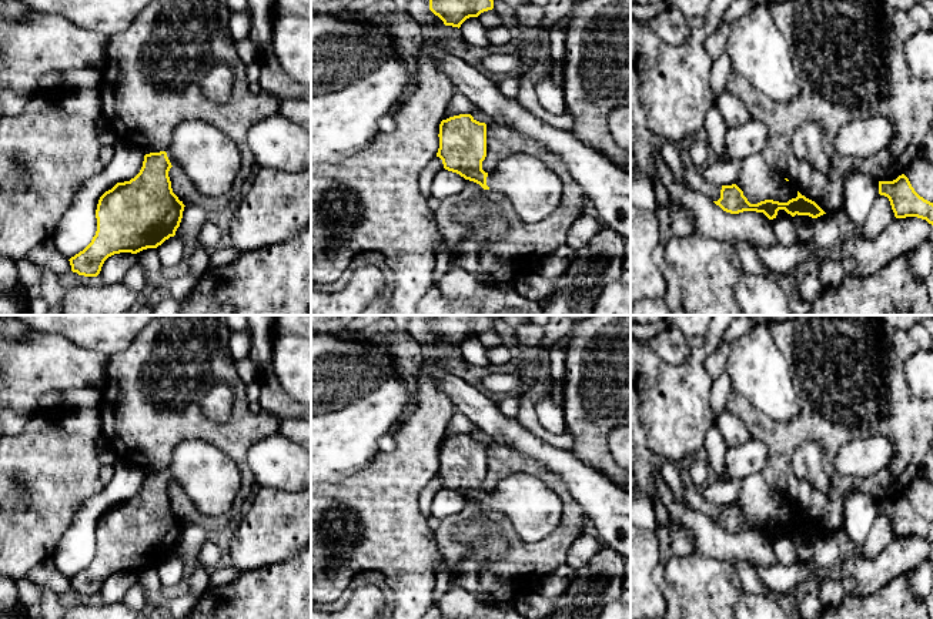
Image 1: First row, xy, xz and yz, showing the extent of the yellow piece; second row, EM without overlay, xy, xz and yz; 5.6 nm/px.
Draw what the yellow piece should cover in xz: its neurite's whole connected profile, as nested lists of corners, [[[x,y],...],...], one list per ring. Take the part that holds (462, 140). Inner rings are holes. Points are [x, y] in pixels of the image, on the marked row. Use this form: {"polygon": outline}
{"polygon": [[[459,114],[439,124],[437,157],[444,168],[484,190],[504,194],[524,222],[538,222],[561,203],[562,181],[541,160],[526,154],[511,154],[495,170],[485,173],[486,124],[471,114]]]}

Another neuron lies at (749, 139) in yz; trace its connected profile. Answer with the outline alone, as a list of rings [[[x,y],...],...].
[[[755,118],[740,127],[729,127],[725,134],[728,157],[730,160],[743,160],[753,154],[762,154],[768,135],[768,126]]]

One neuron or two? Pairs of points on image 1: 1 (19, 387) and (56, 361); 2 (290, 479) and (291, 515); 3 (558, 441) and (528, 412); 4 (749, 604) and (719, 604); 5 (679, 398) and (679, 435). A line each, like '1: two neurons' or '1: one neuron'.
1: one neuron
2: two neurons
3: one neuron
4: two neurons
5: one neuron

